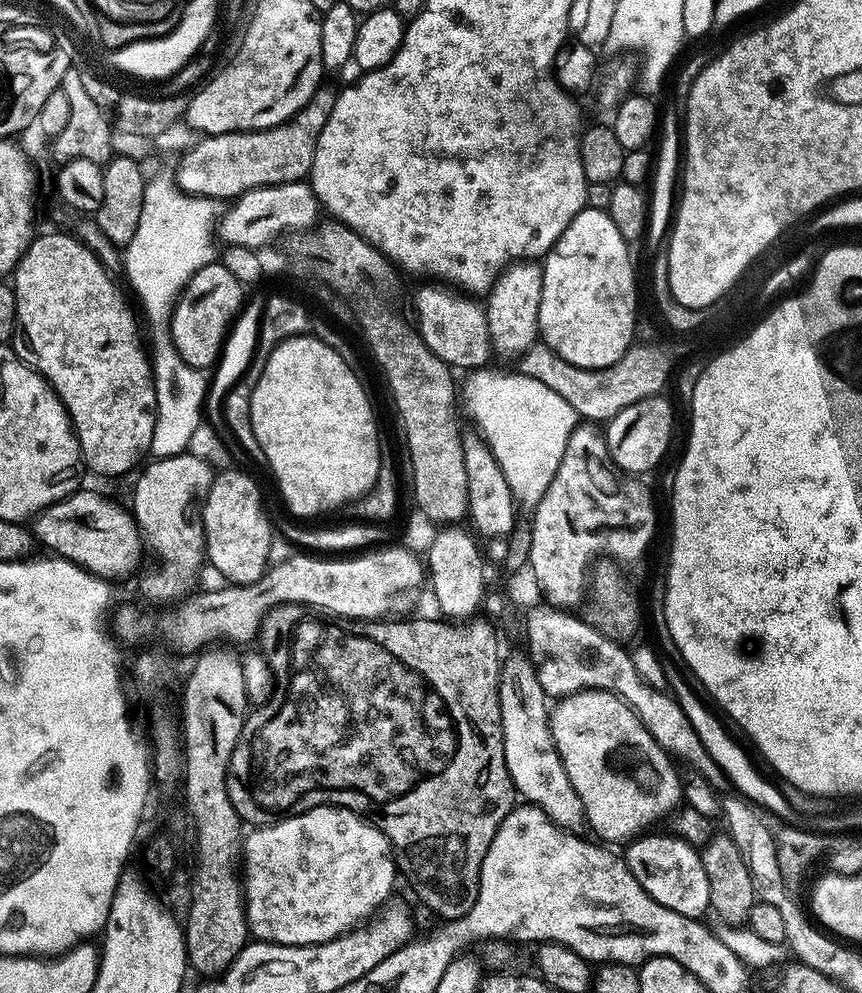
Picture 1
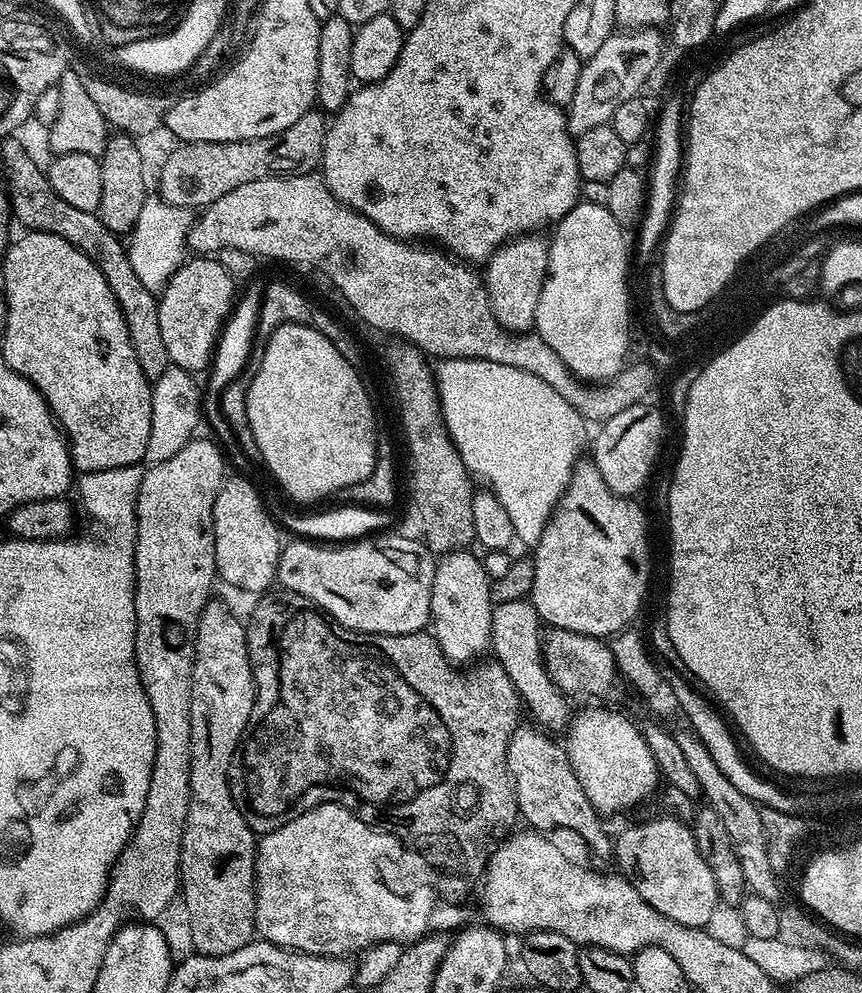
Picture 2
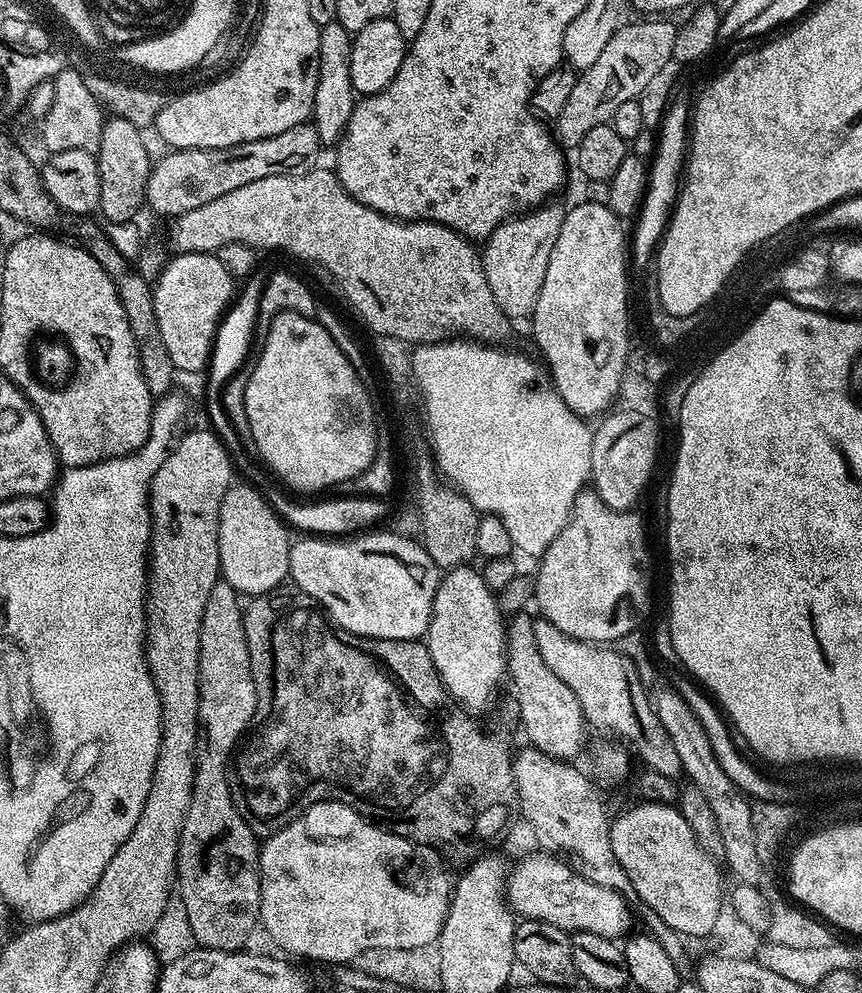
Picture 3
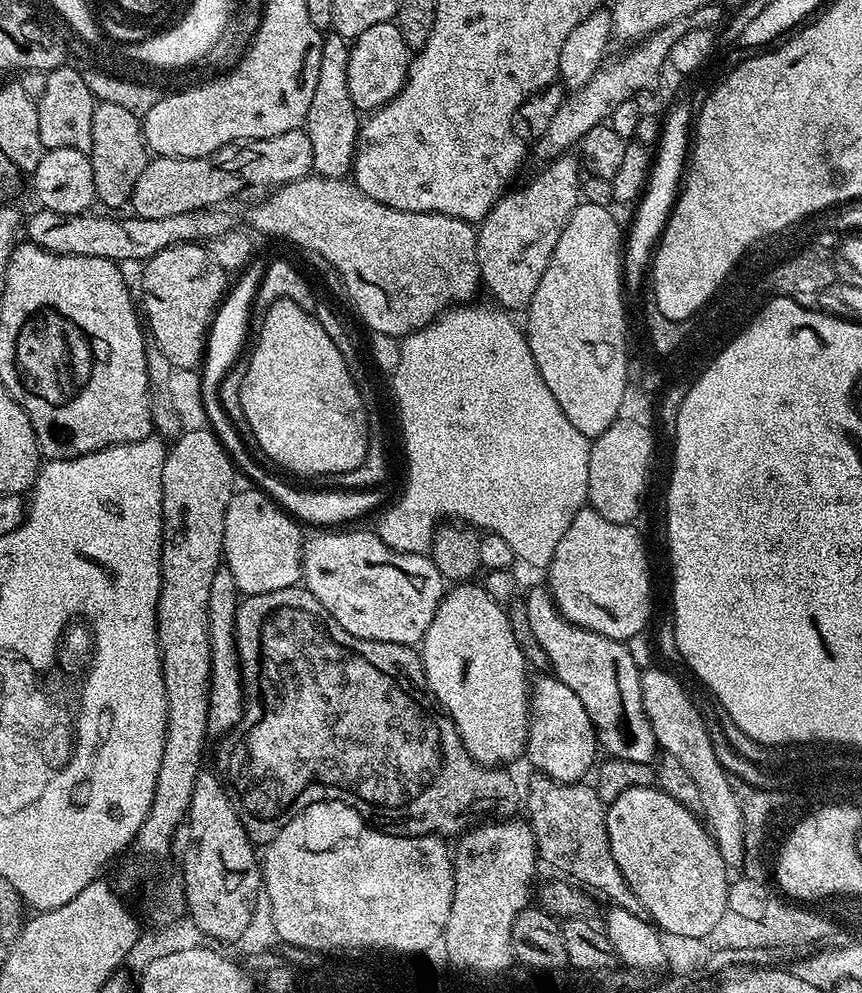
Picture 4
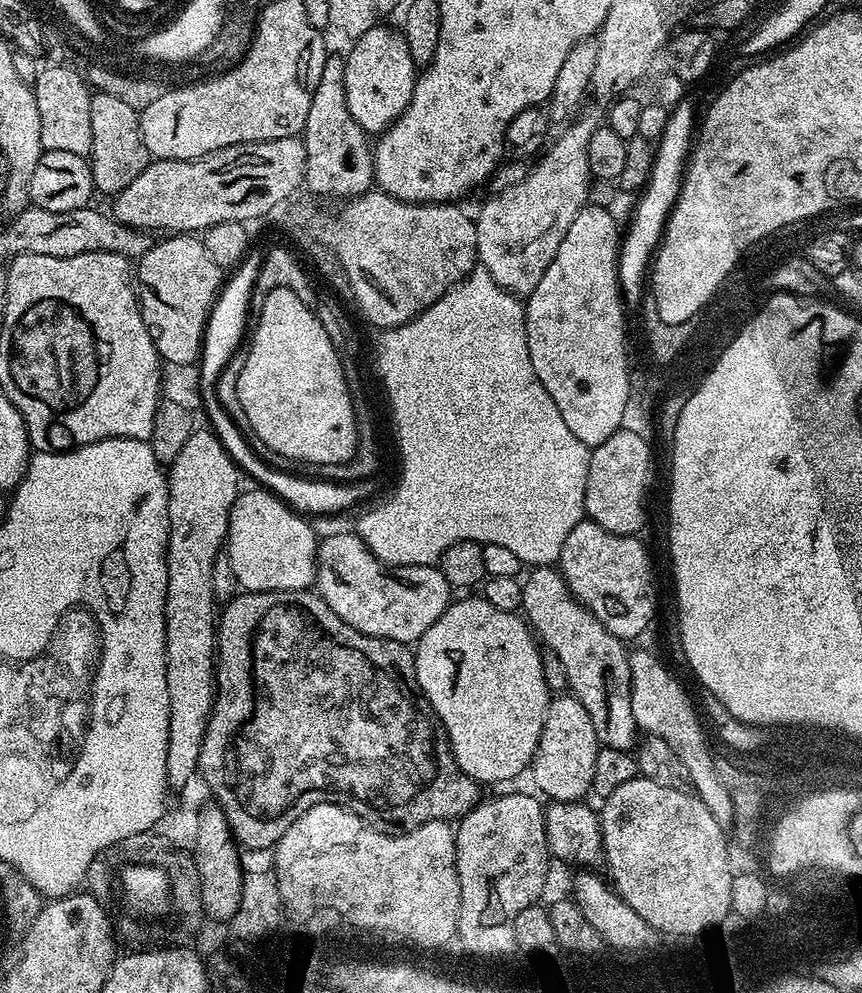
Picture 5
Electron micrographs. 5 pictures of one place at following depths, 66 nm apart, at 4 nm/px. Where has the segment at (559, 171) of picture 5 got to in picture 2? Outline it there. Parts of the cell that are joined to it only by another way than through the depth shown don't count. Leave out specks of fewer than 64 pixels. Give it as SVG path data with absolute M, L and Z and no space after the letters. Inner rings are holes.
M525 234L517 236L515 240L503 244L499 250L488 257L486 267L483 269L484 285L490 298L490 310L494 310L494 318L508 332L530 332L536 327L536 315L538 314L538 298L542 294L544 279L548 277L548 245L549 241L544 240L540 234Z

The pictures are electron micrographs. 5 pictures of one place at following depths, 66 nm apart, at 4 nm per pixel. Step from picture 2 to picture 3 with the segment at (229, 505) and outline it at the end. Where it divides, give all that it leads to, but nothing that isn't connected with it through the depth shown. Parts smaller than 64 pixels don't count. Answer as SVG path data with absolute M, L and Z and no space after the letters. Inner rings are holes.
M239 484L229 488L226 498L222 498L218 522L220 574L225 582L234 586L236 592L251 598L261 596L264 592L275 592L289 579L290 532L269 504L265 493L255 492L254 489Z

